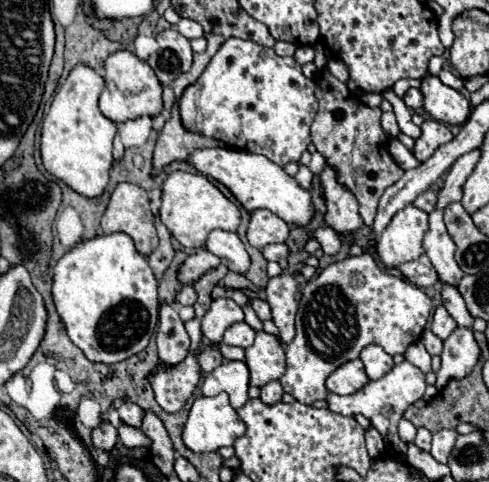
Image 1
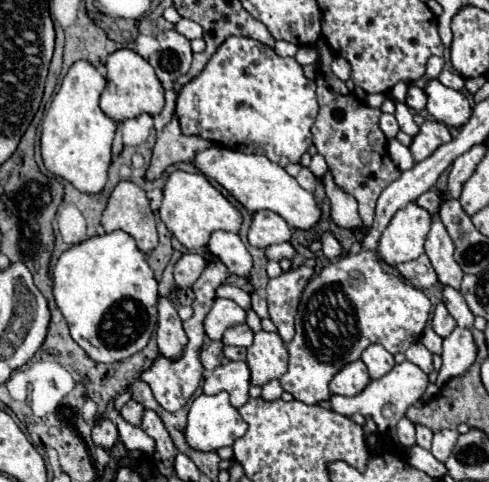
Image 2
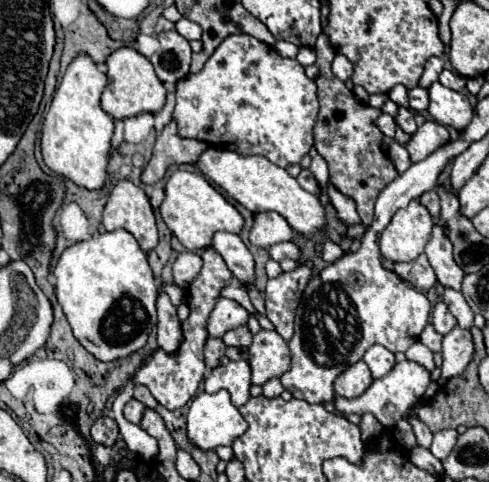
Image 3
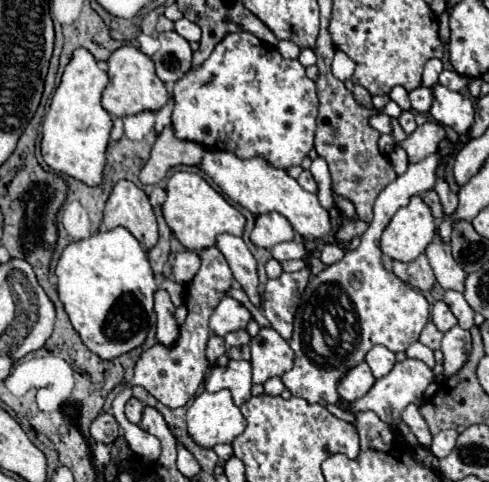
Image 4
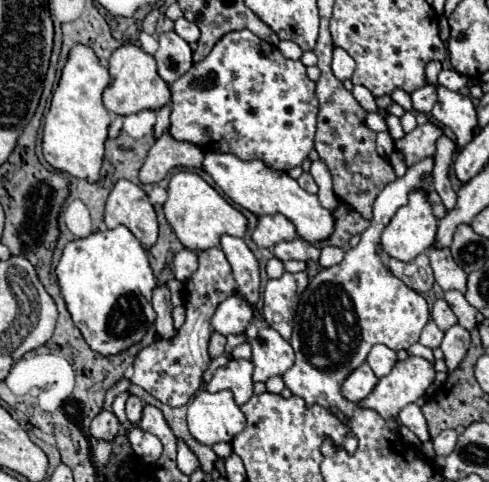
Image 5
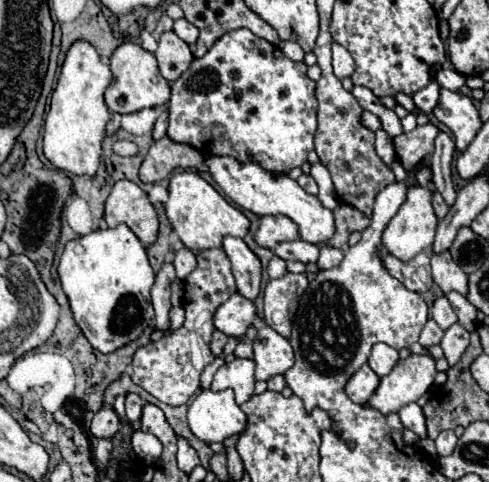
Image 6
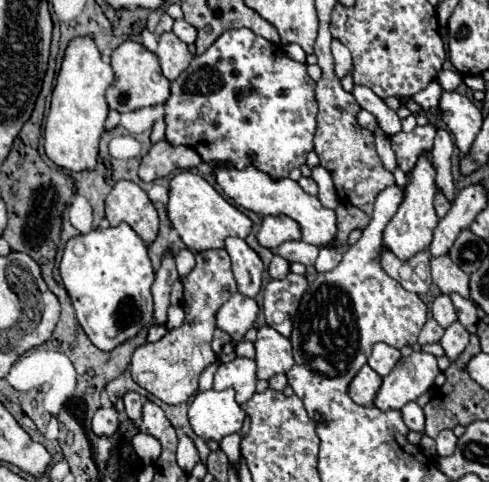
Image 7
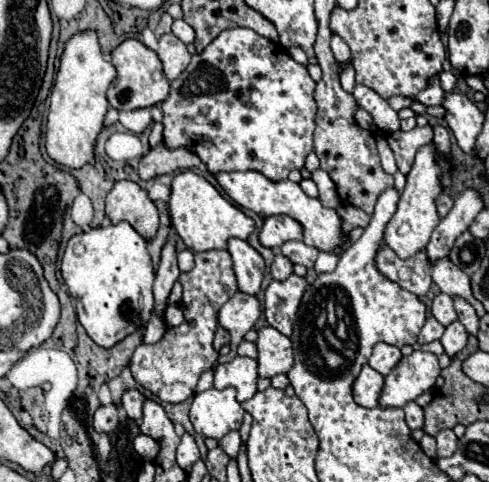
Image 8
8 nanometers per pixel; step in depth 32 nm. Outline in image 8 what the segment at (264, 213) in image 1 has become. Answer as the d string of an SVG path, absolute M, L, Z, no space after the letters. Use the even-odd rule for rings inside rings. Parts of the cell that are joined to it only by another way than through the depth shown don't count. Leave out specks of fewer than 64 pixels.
M270 216L264 220L260 232L260 244L272 250L278 250L284 242L302 240L302 226L290 216Z

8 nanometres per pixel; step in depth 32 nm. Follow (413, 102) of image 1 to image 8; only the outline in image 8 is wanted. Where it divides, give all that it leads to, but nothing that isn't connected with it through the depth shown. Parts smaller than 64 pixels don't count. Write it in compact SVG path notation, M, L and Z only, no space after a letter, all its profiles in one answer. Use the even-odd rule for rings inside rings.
M428 86L428 88L424 88L424 90L416 96L416 100L422 102L422 104L426 104L426 106L438 106L438 104L444 102L444 94L446 94L446 92L444 92L440 86Z

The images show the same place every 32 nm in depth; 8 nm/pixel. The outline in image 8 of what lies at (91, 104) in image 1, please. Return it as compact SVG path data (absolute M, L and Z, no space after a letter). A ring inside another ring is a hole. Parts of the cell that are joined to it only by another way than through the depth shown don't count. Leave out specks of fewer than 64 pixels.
M80 32L66 42L50 94L46 122L46 152L54 162L66 168L82 168L94 162L96 136L104 126L104 114L108 110L106 90L114 78L116 68L104 58L96 32Z

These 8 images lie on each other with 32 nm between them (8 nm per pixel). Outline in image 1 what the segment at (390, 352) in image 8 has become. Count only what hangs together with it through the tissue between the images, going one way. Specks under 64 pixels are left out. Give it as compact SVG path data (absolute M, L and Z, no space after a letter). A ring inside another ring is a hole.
M376 344L366 346L366 348L362 350L362 354L360 354L360 360L364 362L366 374L368 374L370 380L382 378L382 376L384 376L386 372L390 372L392 366L394 366L392 356L386 354L384 348L380 348L380 346L376 346Z

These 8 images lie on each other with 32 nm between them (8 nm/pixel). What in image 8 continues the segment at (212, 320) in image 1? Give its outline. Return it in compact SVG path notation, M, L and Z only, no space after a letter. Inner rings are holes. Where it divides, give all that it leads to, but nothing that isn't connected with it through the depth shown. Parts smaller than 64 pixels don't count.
M240 290L222 306L222 310L218 314L218 322L222 328L226 328L230 332L230 336L232 336L230 348L232 349L227 355L219 356L212 367L214 371L220 364L230 362L237 356L238 344L242 342L244 334L254 328L260 314L262 314L262 308L260 308L258 298L248 296Z

